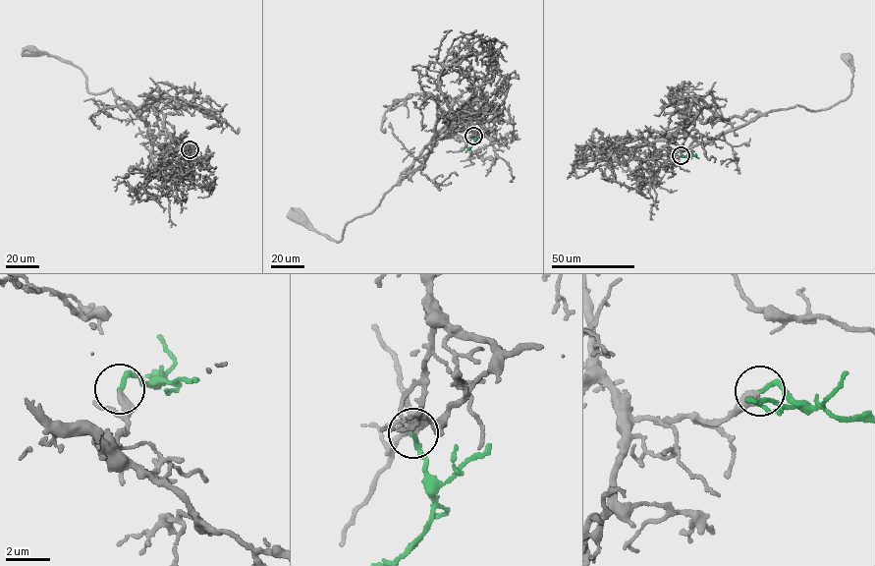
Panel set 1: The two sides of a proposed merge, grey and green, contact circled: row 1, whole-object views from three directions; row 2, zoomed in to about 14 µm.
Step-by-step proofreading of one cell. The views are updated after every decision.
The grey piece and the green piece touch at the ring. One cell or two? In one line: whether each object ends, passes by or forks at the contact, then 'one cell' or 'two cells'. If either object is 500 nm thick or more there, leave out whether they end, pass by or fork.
grey ends | green ends | one cell

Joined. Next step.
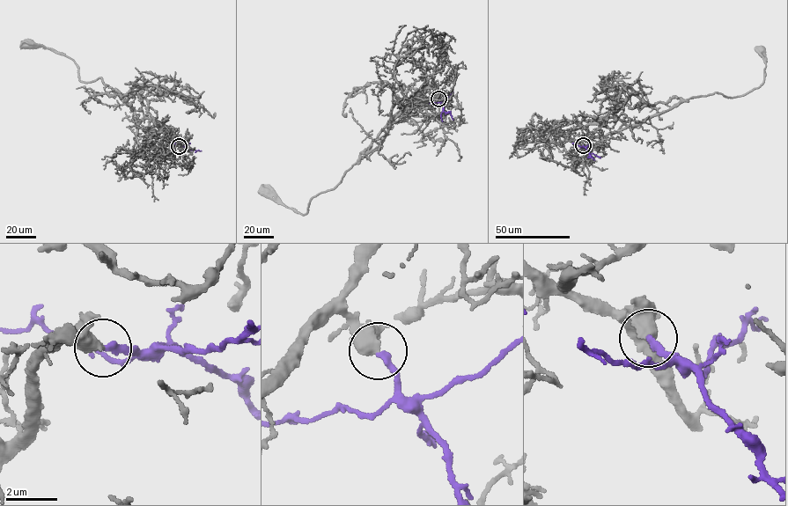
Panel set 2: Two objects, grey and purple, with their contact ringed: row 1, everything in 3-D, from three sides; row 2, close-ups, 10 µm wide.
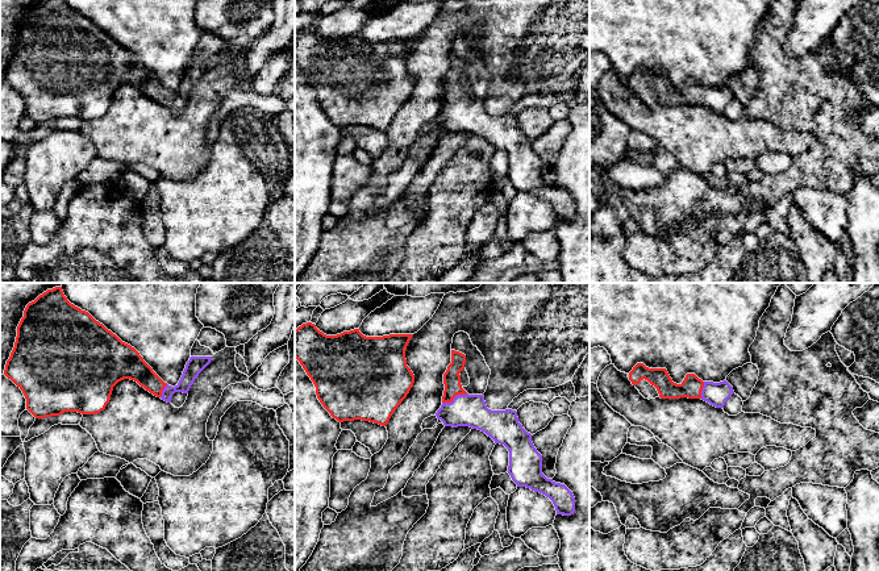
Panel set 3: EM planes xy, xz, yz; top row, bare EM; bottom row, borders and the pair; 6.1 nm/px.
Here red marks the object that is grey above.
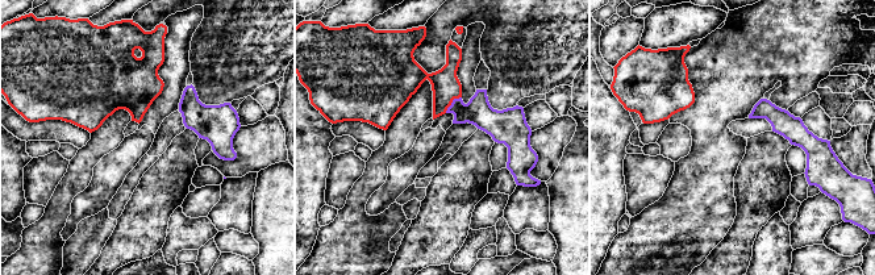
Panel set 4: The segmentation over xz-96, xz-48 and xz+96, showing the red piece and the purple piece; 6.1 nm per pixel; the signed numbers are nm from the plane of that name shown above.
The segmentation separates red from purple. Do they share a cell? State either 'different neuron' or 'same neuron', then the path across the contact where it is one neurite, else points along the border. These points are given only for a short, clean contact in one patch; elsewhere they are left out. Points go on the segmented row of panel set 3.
same neuron; way xz (452, 379), (454, 396), (471, 411)

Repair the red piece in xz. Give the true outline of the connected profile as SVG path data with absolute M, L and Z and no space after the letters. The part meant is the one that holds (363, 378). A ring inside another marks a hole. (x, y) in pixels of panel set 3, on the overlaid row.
M307 322L295 330L295 358L333 418L386 426L414 383L405 359L412 337L366 337L359 329L326 335Z

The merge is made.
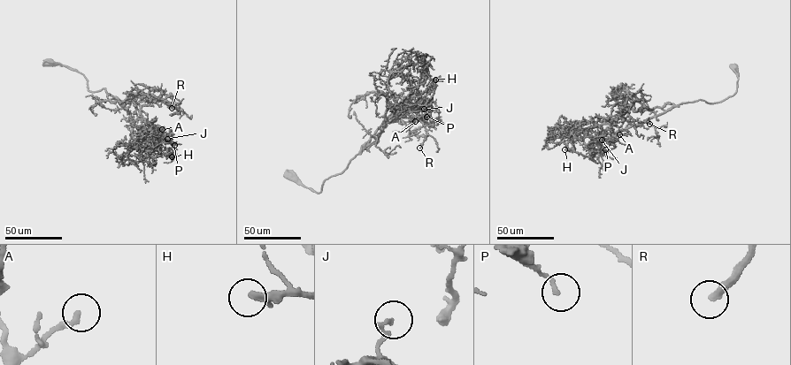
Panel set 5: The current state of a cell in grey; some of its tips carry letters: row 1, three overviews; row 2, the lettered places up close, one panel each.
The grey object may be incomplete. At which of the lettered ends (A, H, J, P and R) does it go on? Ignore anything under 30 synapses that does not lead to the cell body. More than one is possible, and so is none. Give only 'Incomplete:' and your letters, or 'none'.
Incomplete: H, R

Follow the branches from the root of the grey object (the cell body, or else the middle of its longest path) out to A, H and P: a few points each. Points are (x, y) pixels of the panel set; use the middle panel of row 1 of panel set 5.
A: (291, 176), (318, 193), (323, 181), (343, 171), (375, 140), (395, 113), (407, 107), (412, 123), (415, 121)
H: (291, 176), (318, 193), (323, 181), (375, 140), (386, 111), (396, 103), (424, 105), (435, 79)
P: (291, 176), (318, 193), (323, 181), (340, 173), (375, 140), (386, 111), (393, 105), (421, 103), (426, 117)

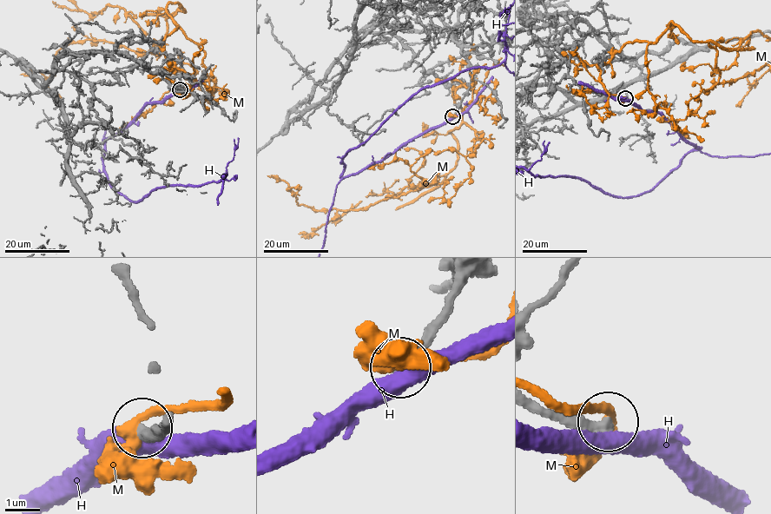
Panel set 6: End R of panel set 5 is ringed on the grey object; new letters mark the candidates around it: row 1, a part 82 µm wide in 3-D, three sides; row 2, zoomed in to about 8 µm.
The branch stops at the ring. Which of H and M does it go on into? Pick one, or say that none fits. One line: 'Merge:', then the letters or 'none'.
Merge: none

